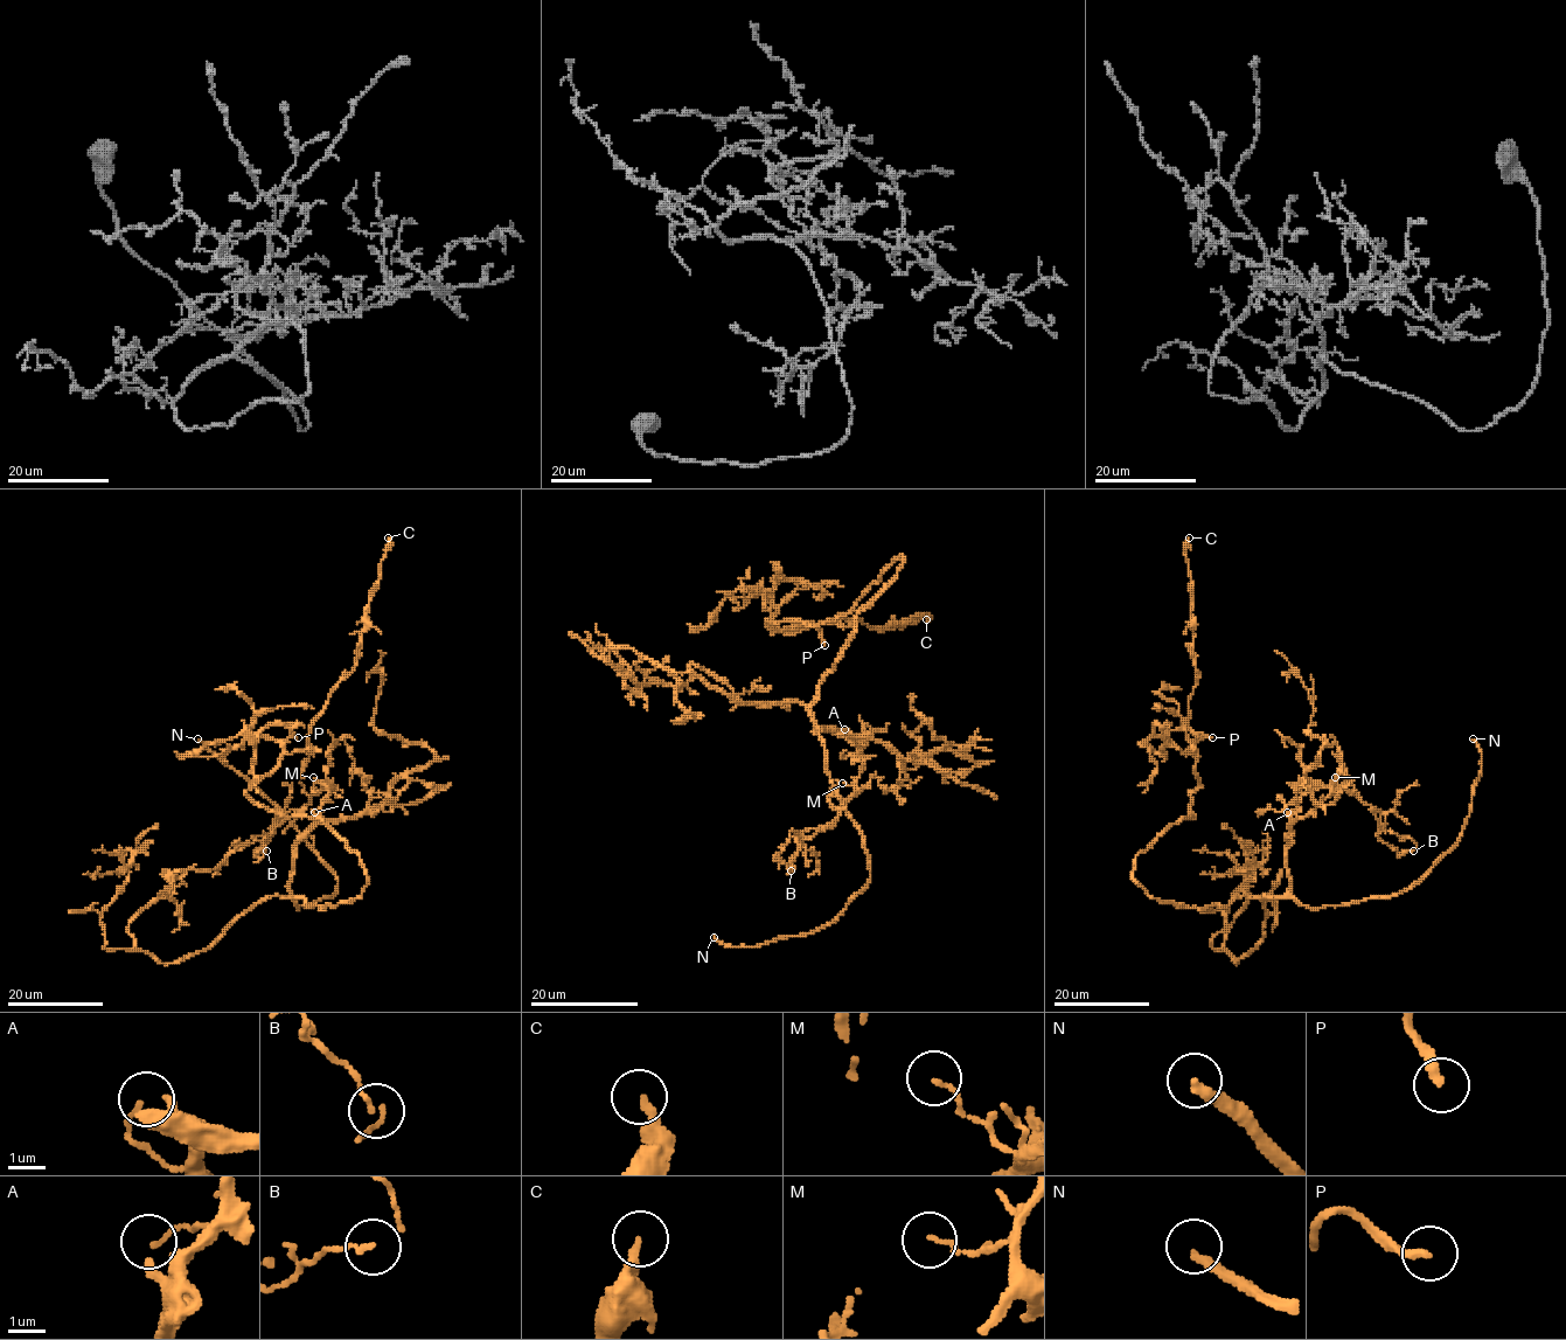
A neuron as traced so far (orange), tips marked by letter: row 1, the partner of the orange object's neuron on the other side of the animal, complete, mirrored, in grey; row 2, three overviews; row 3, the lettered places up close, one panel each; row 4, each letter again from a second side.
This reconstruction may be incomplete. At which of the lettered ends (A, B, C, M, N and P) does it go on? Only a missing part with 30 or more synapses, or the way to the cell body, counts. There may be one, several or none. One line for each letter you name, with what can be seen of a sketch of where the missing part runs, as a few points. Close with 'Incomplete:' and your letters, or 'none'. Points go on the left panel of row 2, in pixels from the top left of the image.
A: missing branch runs (314, 812), (310, 806), (279, 802), (287, 804), (307, 795), (321, 797)
P: missing branch runs (298, 737), (301, 734), (291, 736), (278, 750), (275, 786)
Incomplete: A, N, P

